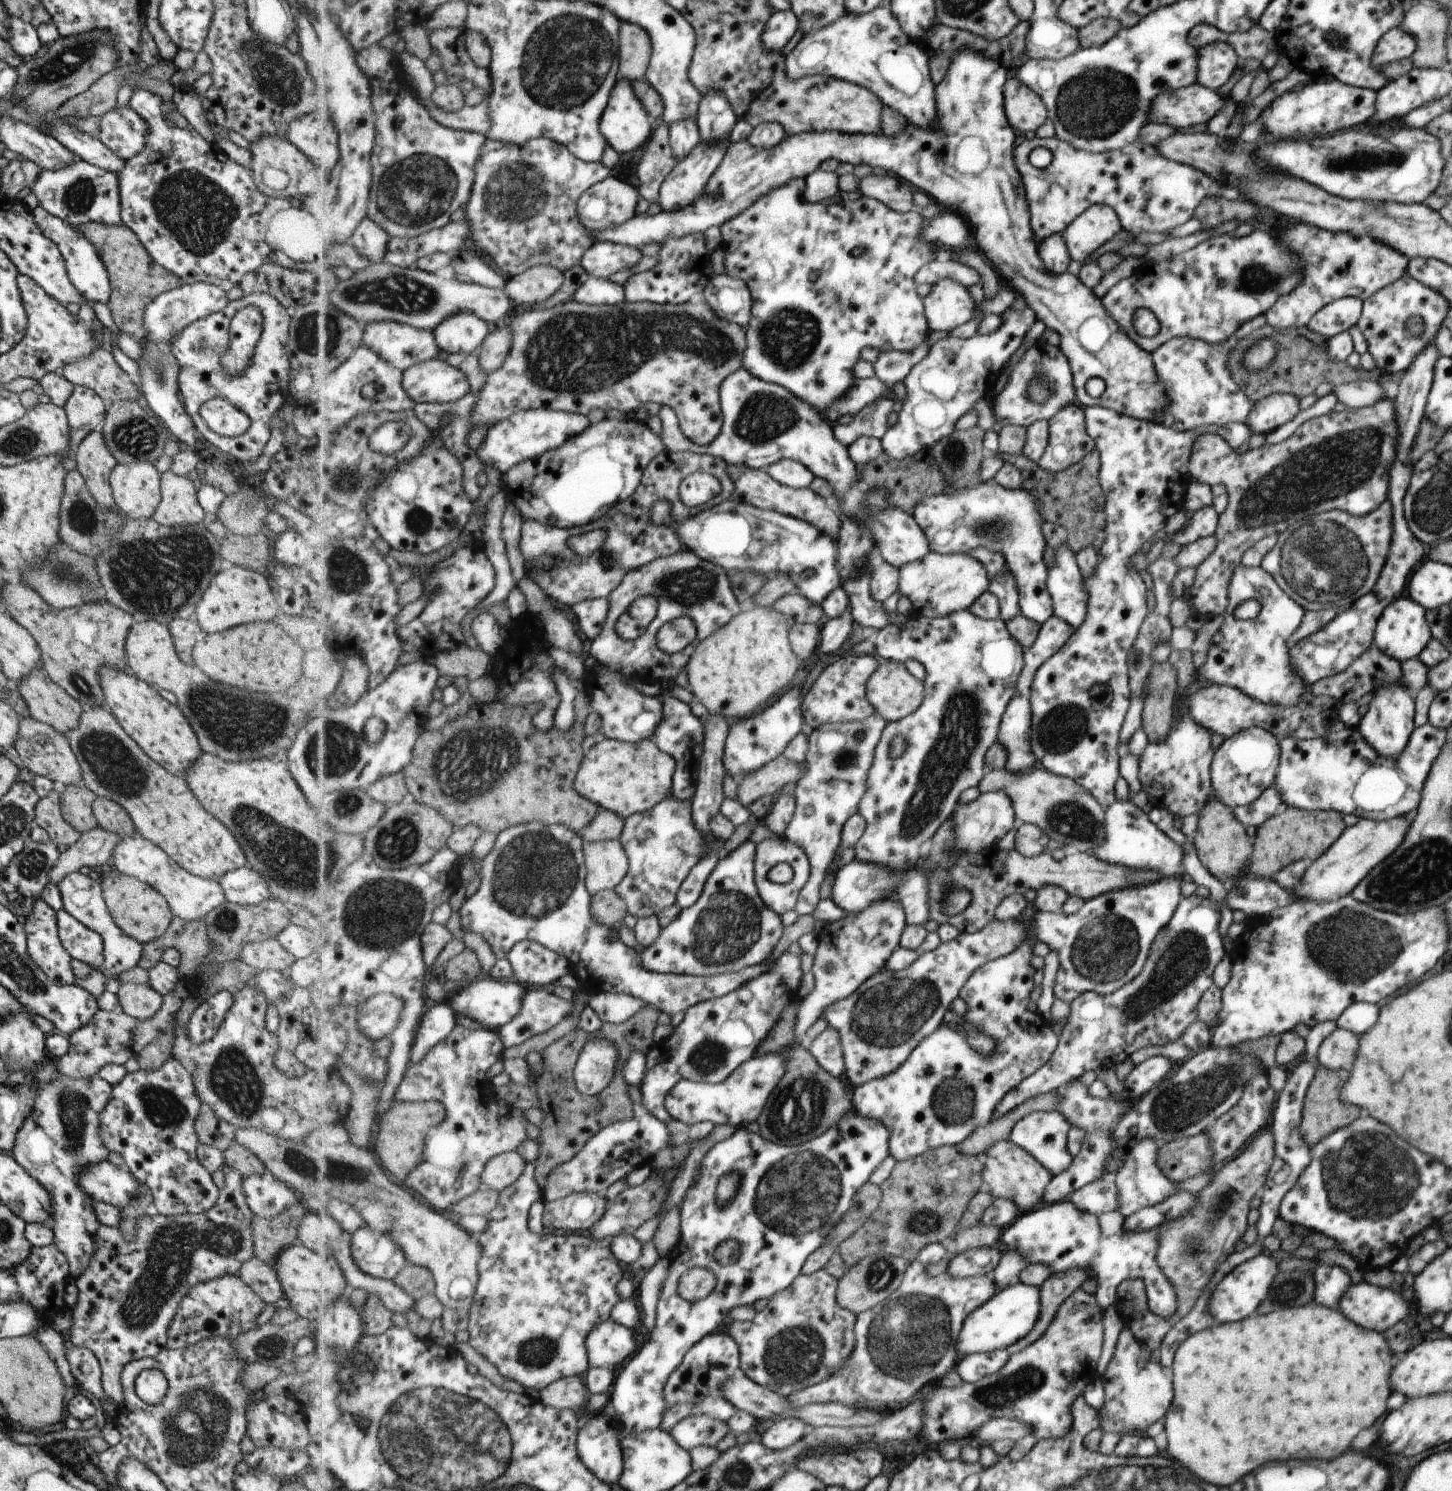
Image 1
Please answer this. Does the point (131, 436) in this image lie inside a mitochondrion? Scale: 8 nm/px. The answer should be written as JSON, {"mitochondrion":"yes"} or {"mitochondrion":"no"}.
{"mitochondrion":"yes"}

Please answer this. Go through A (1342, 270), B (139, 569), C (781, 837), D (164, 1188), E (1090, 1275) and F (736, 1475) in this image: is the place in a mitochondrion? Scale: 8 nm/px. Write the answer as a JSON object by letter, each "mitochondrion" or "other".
{"A":"other","B":"mitochondrion","C":"other","D":"other","E":"other","F":"mitochondrion"}

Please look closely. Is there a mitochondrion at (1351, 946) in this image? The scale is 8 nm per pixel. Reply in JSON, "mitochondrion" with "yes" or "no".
{"mitochondrion":"yes"}

